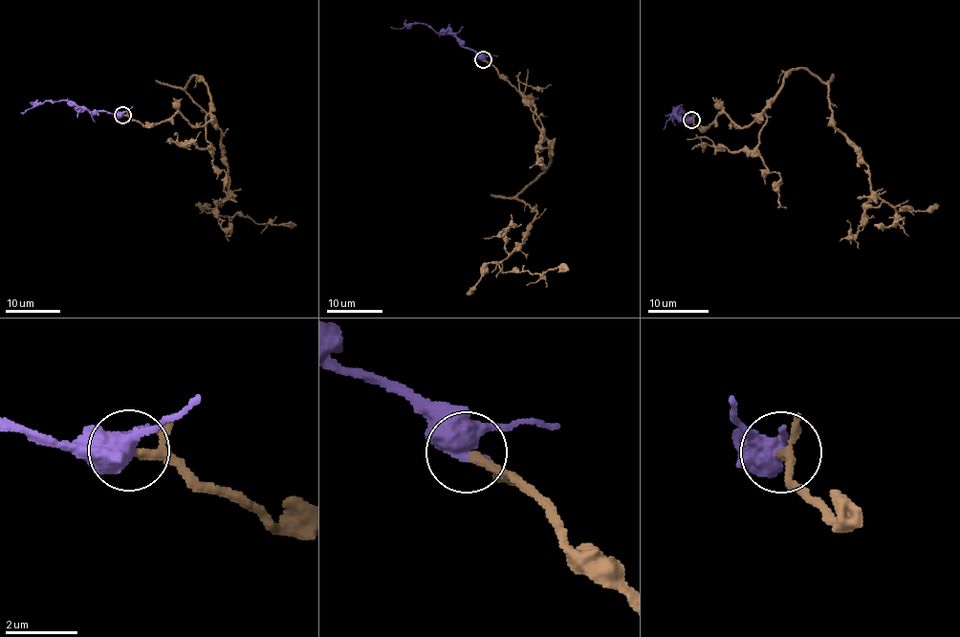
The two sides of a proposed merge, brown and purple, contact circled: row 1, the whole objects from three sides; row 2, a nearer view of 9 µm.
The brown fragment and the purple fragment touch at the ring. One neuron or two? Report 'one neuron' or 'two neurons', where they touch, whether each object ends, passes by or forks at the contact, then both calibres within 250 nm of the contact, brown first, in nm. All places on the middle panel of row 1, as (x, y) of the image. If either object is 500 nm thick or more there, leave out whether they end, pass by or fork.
one neuron; place (483, 59); calibres 180 and 550 nm

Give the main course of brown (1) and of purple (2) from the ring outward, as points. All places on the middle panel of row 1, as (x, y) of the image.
1: (485, 59), (527, 98), (553, 155), (516, 197), (536, 213), (524, 242), (492, 261), (505, 273), (568, 270)
2: (483, 59), (457, 37), (450, 33), (440, 34), (425, 23), (409, 23), (402, 29), (391, 28)

